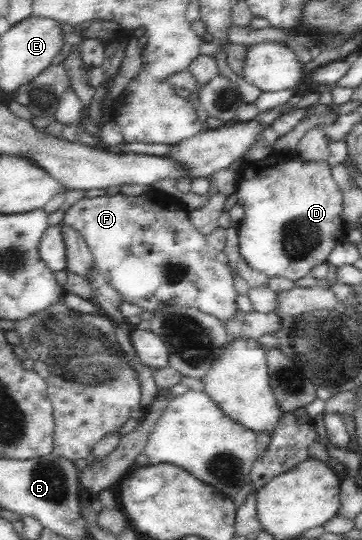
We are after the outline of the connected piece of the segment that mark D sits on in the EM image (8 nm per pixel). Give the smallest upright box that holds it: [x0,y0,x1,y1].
[236,152,346,281]

